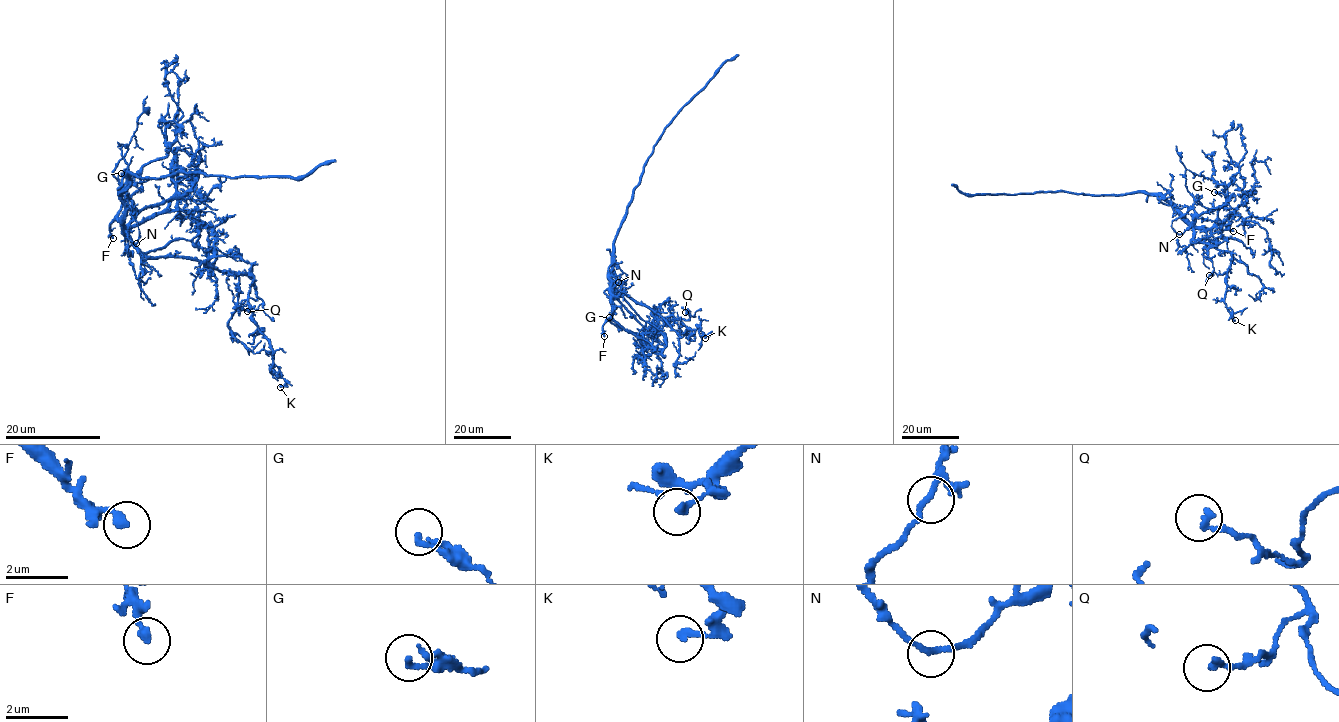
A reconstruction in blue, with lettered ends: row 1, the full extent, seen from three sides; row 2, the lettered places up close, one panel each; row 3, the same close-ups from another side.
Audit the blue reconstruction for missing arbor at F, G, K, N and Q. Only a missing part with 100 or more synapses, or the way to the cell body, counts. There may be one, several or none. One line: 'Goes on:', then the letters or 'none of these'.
Goes on: none of these

